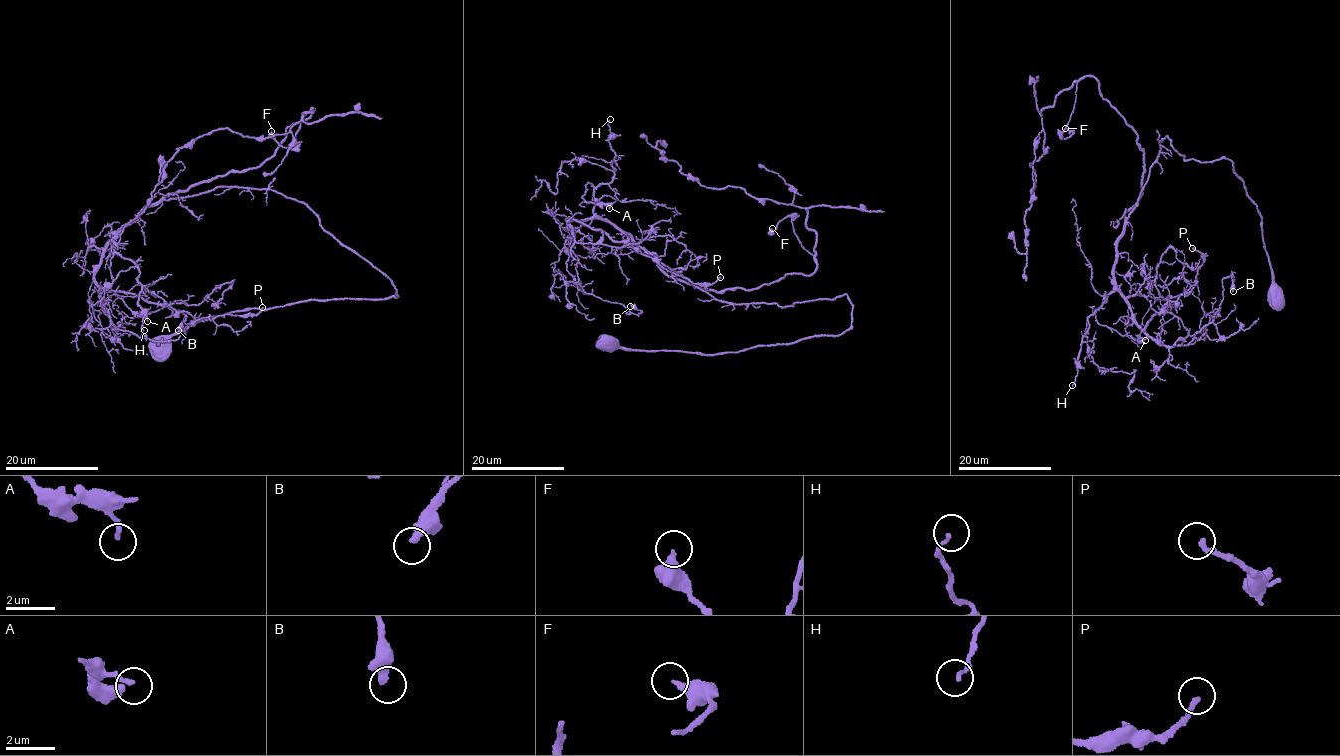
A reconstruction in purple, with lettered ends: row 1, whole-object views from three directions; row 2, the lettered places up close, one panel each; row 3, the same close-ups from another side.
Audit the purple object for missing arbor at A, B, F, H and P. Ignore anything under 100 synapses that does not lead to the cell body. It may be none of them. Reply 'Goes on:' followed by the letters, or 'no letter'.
Goes on: no letter

